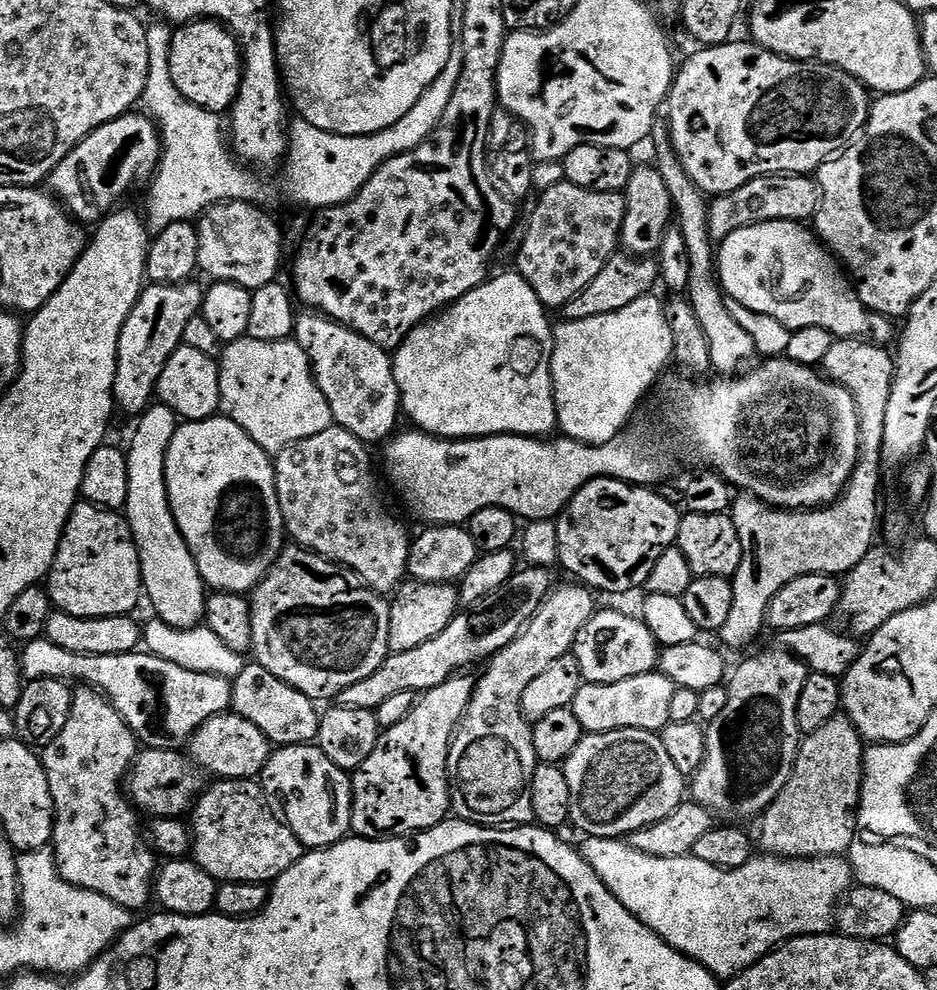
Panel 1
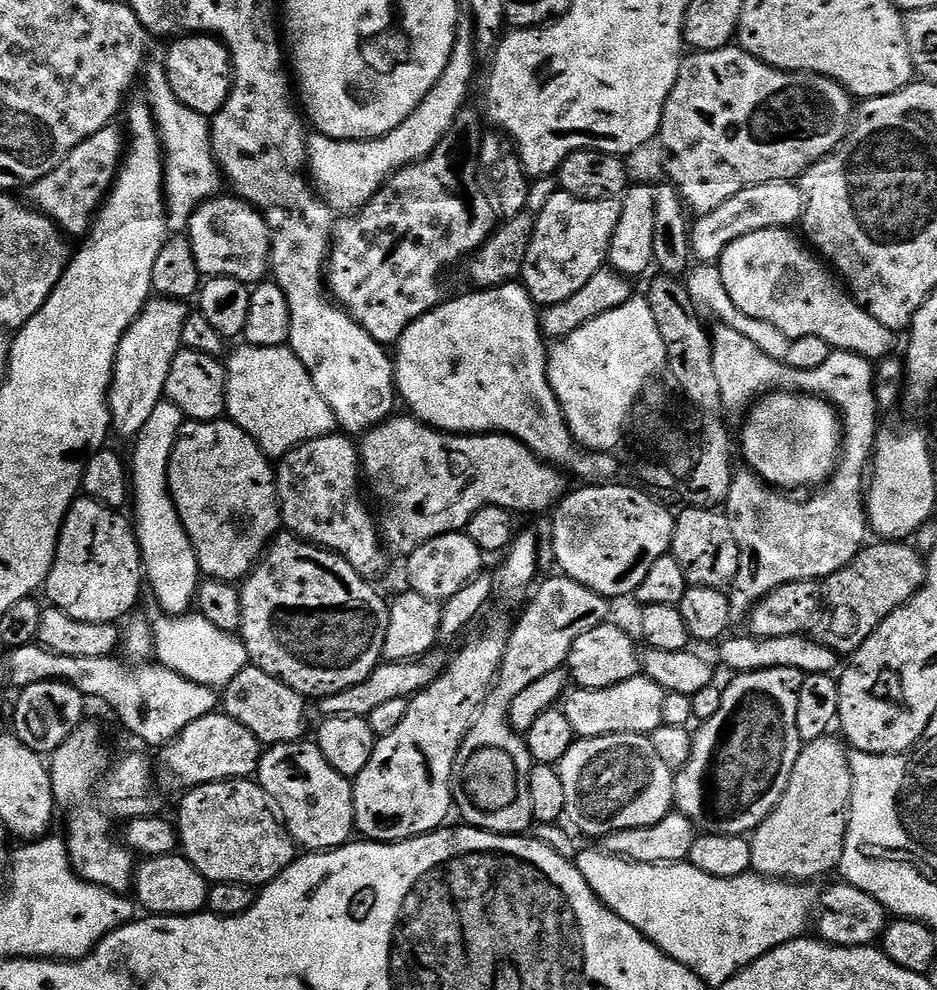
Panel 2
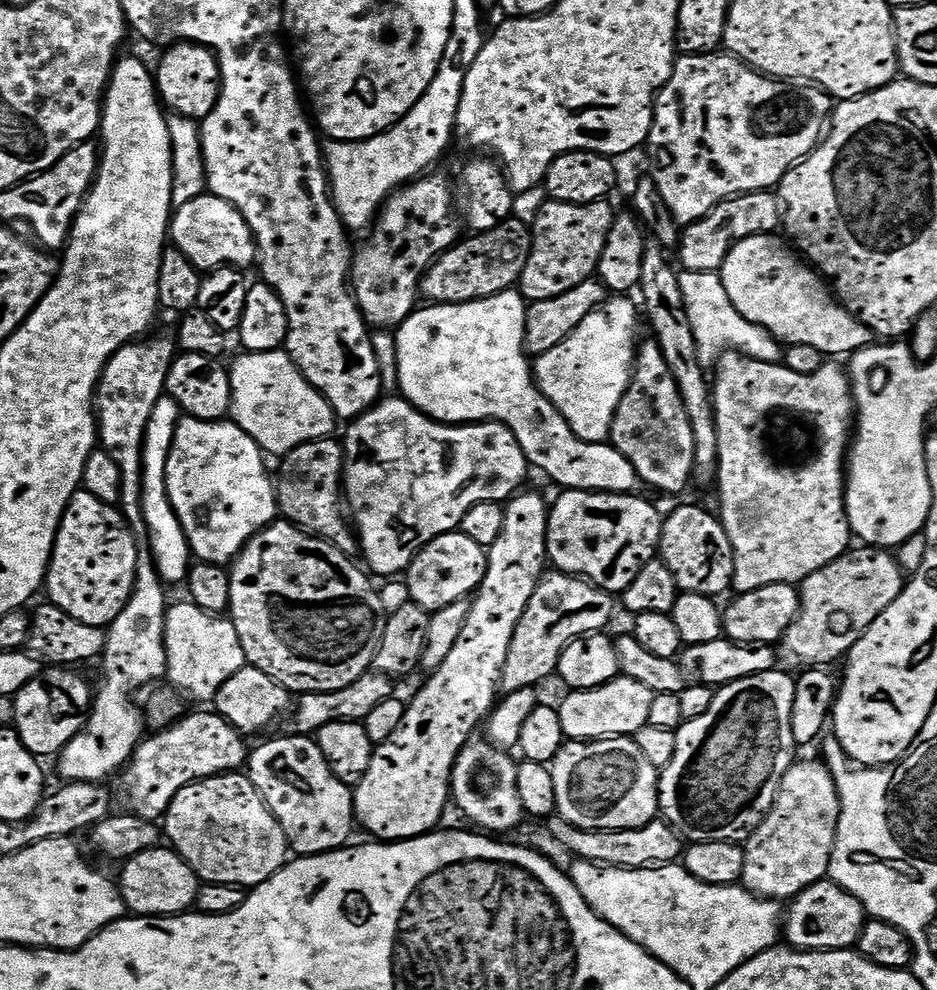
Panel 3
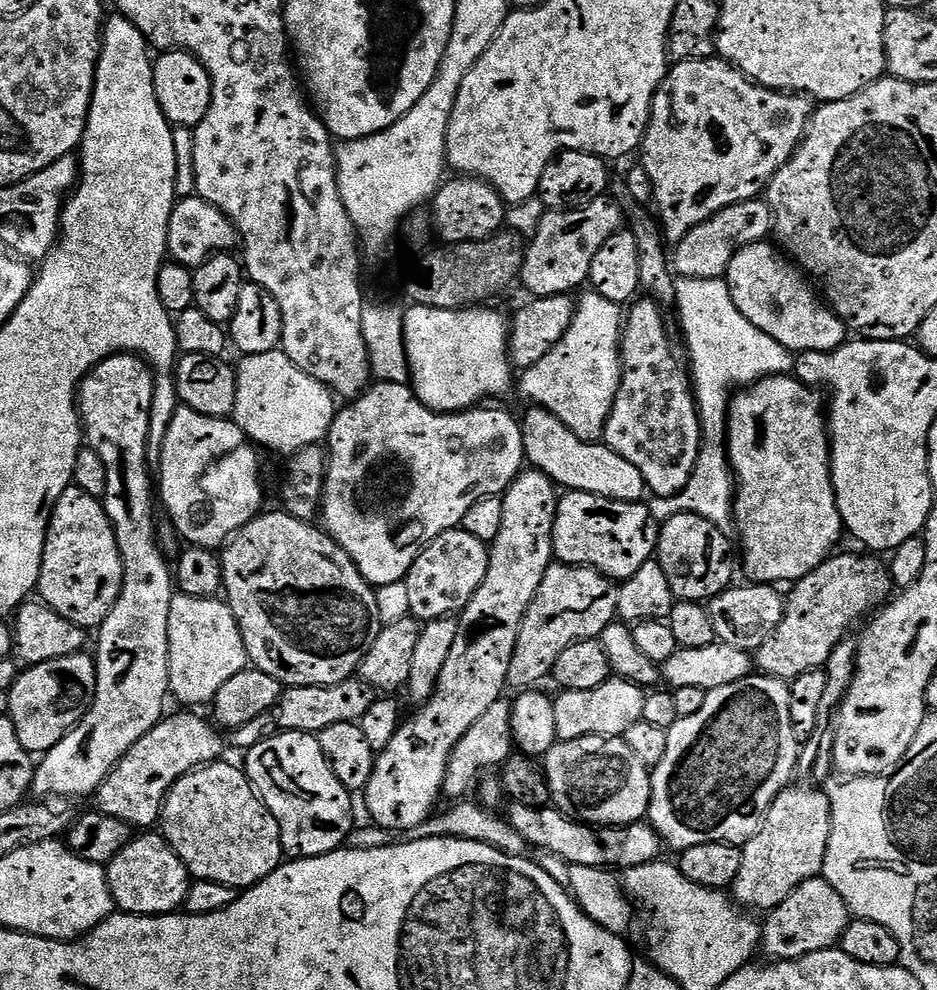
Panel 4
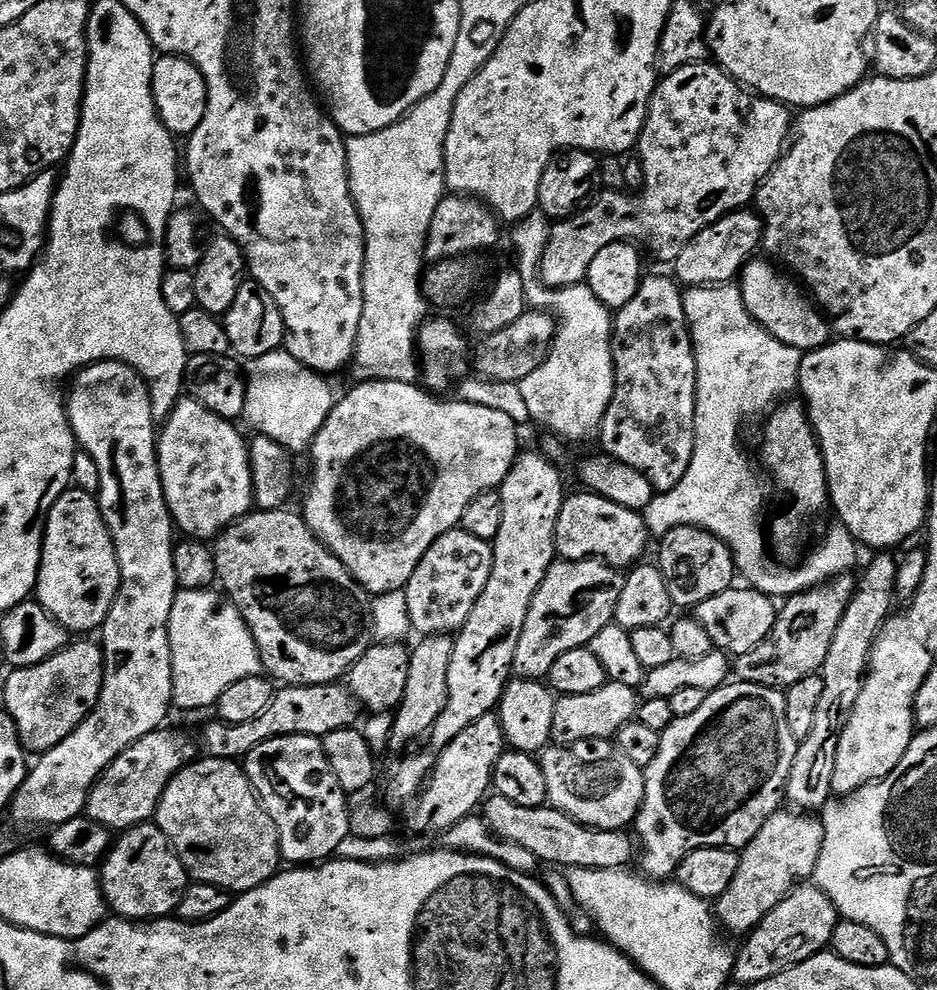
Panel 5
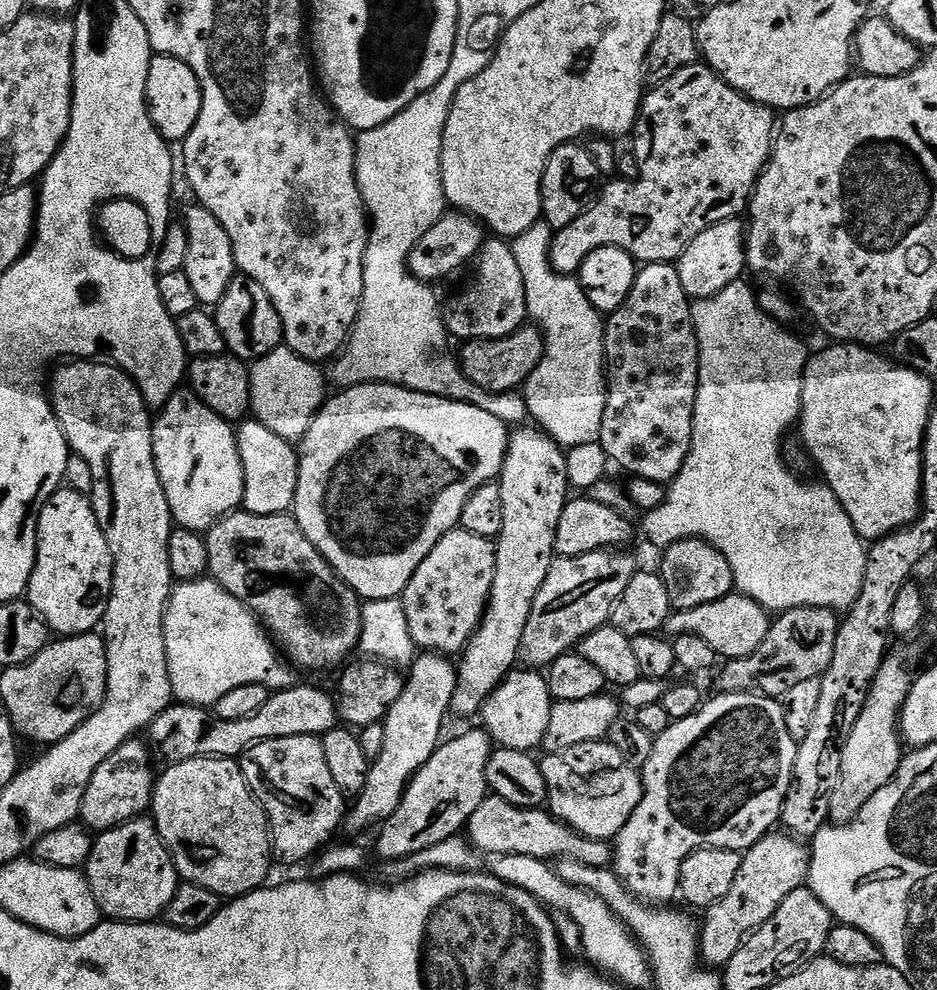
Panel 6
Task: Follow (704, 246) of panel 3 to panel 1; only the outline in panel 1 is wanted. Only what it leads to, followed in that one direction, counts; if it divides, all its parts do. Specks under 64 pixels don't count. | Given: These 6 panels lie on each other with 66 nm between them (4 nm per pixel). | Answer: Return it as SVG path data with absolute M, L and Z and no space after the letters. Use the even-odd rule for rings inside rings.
M811 175L806 176L759 176L738 190L715 197L708 205L708 226L713 242L725 240L734 230L742 226L754 226L771 220L798 220L808 222L813 219L820 205L820 190Z

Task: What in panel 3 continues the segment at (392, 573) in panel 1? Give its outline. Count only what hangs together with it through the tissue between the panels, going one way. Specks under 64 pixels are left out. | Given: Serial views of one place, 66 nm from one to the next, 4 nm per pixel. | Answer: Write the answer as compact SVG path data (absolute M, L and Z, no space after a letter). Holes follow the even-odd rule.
M325 438L306 442L290 450L279 464L280 477L277 475L274 480L279 515L302 531L309 532L311 536L330 542L347 556L355 557L358 552L358 537L342 511L341 441Z

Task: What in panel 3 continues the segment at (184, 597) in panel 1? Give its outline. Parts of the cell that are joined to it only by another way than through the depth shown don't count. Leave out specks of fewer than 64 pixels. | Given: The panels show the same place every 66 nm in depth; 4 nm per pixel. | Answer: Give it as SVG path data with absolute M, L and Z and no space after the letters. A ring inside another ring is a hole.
M163 397L154 406L150 414L150 422L146 426L144 435L144 477L142 478L142 514L144 515L144 527L146 537L148 536L147 547L156 561L156 569L160 579L165 585L183 585L188 578L188 570L193 563L192 550L188 546L188 539L182 530L182 522L178 522L178 514L174 514L172 503L168 497L166 486L166 462L170 450L174 446L174 434L176 427L180 424L182 413L178 402L171 397Z

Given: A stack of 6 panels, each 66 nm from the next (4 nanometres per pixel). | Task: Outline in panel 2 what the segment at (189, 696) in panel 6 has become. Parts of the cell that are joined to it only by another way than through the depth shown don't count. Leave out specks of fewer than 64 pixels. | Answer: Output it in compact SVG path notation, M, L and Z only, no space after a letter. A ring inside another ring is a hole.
M160 614L157 617L157 620L151 621L154 656L159 664L174 670L174 674L207 688L220 690L232 681L234 674L249 667L248 651L239 635L218 630L218 626L206 622L206 618L199 614Z

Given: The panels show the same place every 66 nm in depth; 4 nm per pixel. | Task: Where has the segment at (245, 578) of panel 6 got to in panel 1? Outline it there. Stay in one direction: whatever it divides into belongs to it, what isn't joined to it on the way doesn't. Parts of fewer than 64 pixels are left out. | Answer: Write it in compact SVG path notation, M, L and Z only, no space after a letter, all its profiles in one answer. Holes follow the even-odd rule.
M299 546L285 547L276 564L263 582L251 593L252 646L255 663L270 670L274 678L282 678L294 690L302 690L311 700L335 701L354 682L370 678L378 666L390 655L390 604L359 580L349 568L330 562L316 552L307 552Z

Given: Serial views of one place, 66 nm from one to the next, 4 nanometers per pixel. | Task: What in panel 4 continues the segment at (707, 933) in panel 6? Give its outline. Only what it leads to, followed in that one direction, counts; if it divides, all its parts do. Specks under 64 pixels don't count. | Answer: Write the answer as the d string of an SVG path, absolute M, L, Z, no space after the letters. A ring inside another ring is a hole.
M789 786L780 792L776 801L770 806L770 810L764 815L764 821L758 834L754 834L754 838L750 838L742 845L740 853L742 866L738 870L738 878L732 883L730 892L737 905L745 909L746 907L774 909L793 890L802 886L802 882L817 879L823 873L824 859L832 829L832 803L828 800L827 791L817 790L812 786L800 787L804 788Z

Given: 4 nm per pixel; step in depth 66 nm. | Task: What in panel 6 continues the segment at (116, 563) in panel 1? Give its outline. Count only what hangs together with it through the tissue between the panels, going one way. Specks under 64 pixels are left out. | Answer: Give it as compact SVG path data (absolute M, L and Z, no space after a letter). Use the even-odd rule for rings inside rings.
M64 486L40 507L36 568L26 599L36 615L61 637L83 636L101 627L112 593L112 555L106 534L85 493Z

